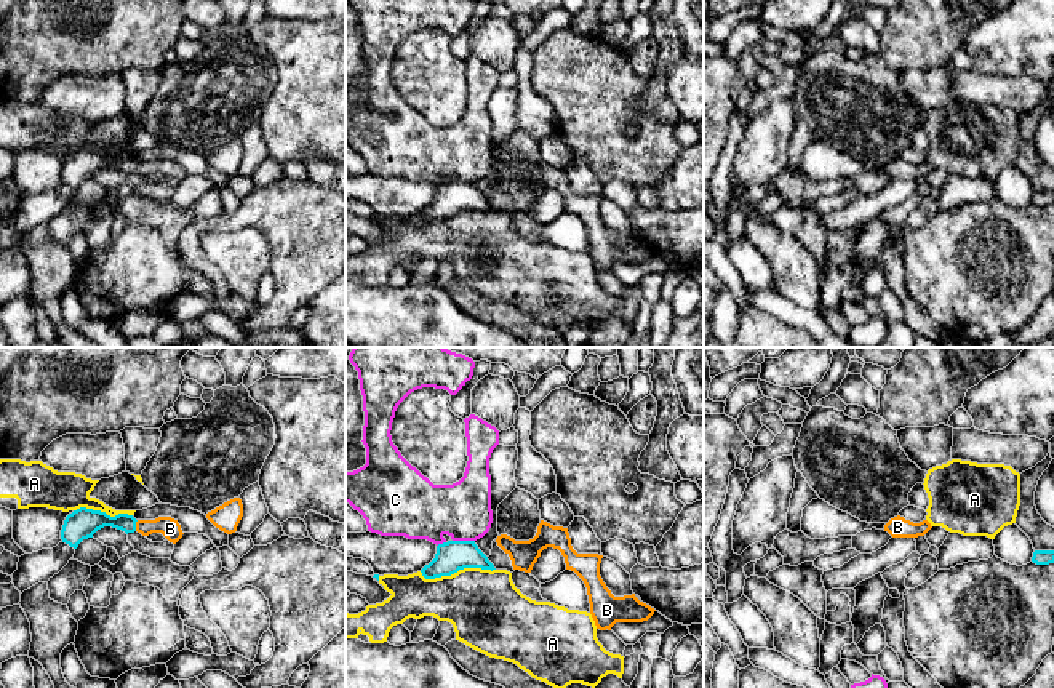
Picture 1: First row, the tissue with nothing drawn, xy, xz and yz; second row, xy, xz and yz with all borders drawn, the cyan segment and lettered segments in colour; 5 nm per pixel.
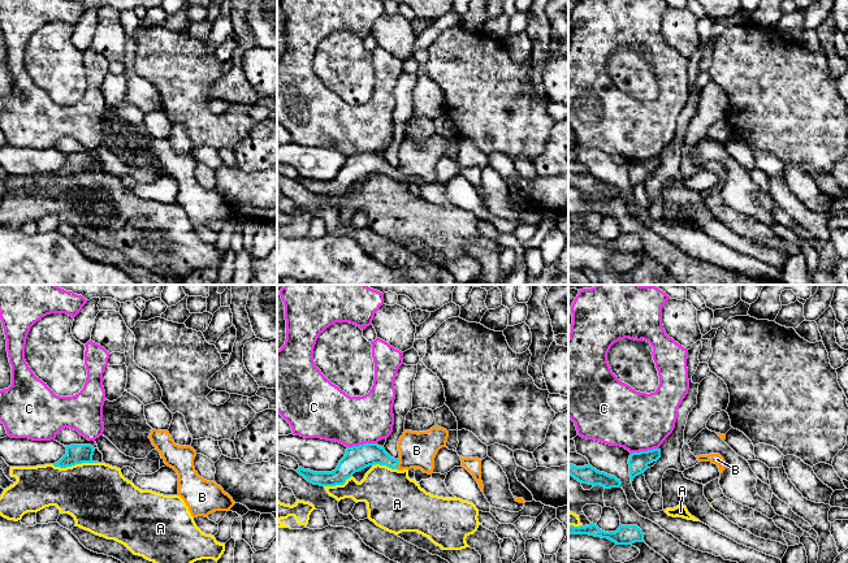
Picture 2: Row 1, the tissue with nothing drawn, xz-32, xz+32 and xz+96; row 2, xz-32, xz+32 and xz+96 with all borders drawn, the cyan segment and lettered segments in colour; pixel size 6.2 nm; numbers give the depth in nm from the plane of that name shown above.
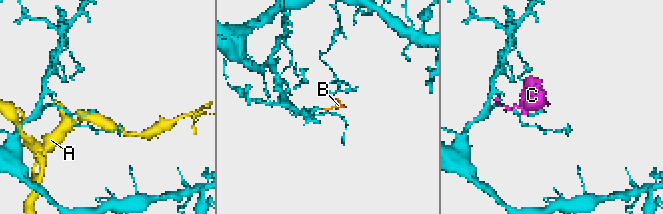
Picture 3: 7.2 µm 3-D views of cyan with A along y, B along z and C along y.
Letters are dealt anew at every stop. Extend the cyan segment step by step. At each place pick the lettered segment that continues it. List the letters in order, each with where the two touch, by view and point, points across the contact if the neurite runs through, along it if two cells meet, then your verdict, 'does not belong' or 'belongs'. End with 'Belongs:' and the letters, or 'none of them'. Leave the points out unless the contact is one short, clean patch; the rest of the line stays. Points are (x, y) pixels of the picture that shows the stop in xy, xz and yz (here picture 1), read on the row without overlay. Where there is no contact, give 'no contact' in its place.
A: contact xz (456, 213); does not belong
B: contact xy (135, 167); way xy (85, 164), (125, 164), (135, 167), (167, 167), (170, 170); belongs
C: contact xz (464, 183); does not belong
Belongs: B

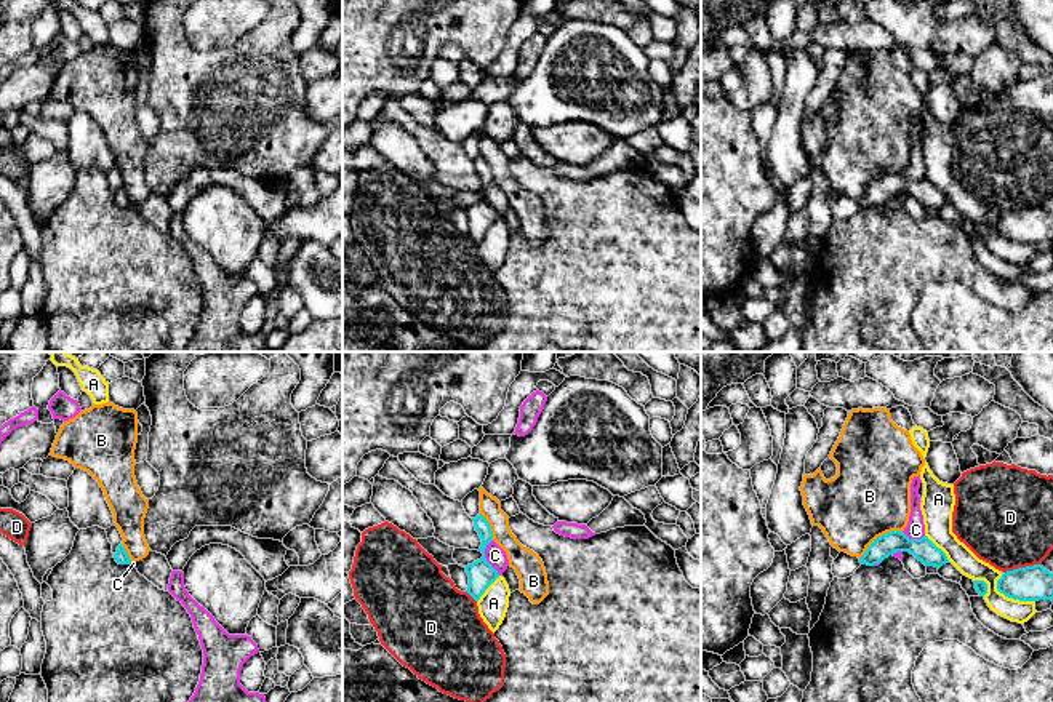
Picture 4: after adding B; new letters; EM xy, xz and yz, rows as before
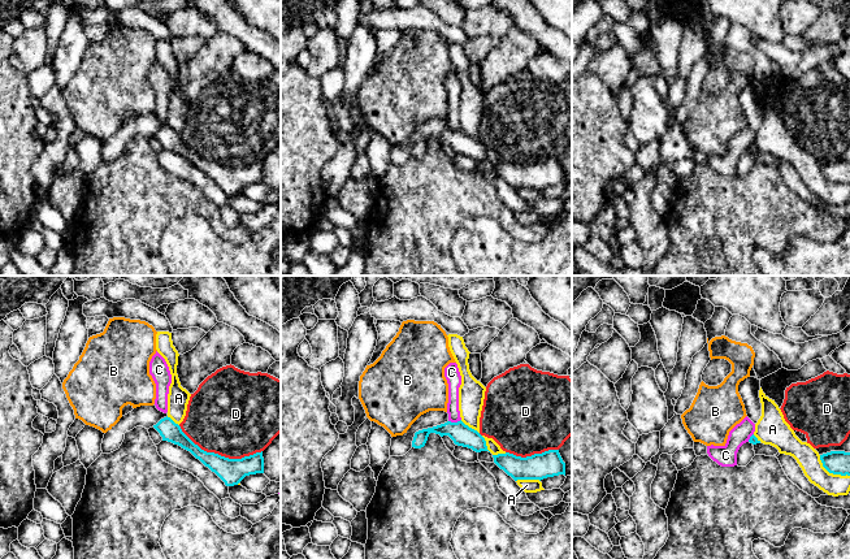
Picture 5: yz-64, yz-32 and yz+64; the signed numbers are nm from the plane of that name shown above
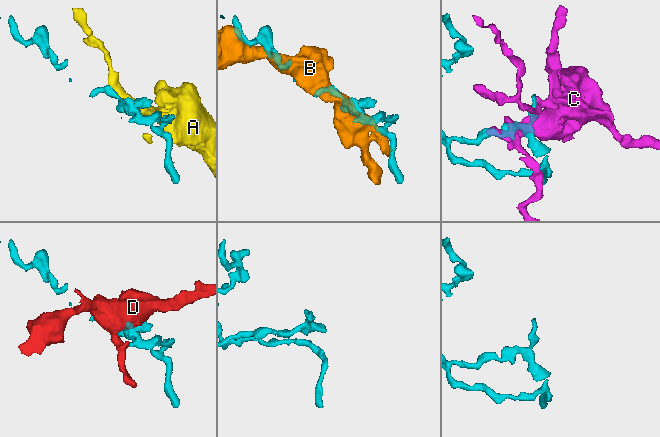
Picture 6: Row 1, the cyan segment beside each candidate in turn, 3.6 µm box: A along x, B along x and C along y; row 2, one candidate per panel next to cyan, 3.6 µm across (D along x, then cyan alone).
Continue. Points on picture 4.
A: contact yz (1012, 239); does not belong
B: contact yz (880, 178); border yz (901, 173), (880, 176), (860, 200); does not belong
C: contact xz (484, 199); border xz (492, 181), (485, 191), (485, 202), (500, 216); does not belong
D: contact yz (1021, 210); does not belong
Belongs: none of them

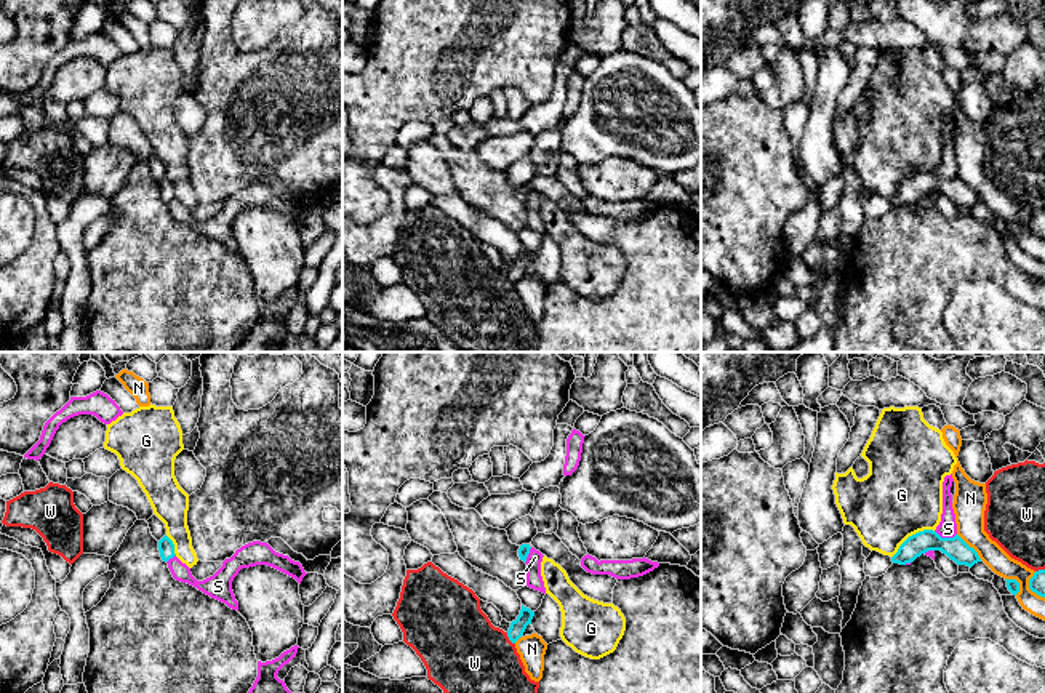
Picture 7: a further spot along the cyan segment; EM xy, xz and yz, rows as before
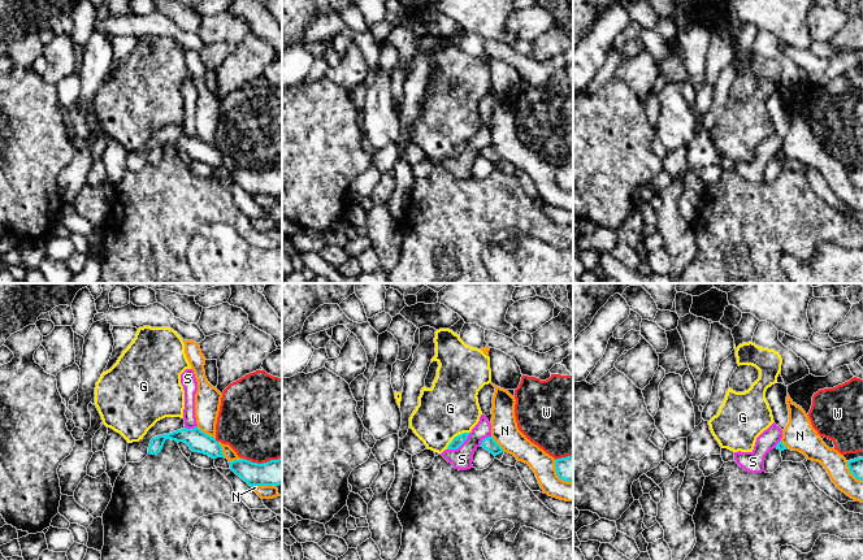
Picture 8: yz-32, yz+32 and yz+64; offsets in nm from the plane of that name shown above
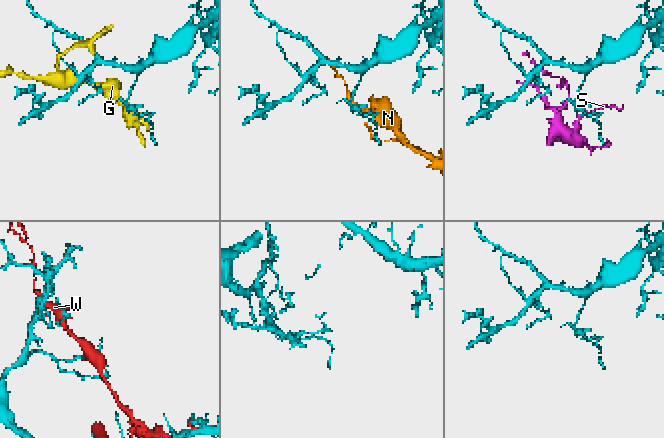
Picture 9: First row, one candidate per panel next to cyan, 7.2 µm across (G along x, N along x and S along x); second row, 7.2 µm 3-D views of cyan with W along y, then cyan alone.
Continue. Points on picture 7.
G: contact yz (912, 176); border yz (933, 172), (912, 175), (892, 199); does not belong
N: contact yz (1029, 229); does not belong
S: contact yz (946, 180); border yz (935, 172), (941, 178), (956, 176); does not belong
W: contact xz (509, 280); does not belong
Belongs: none of them

